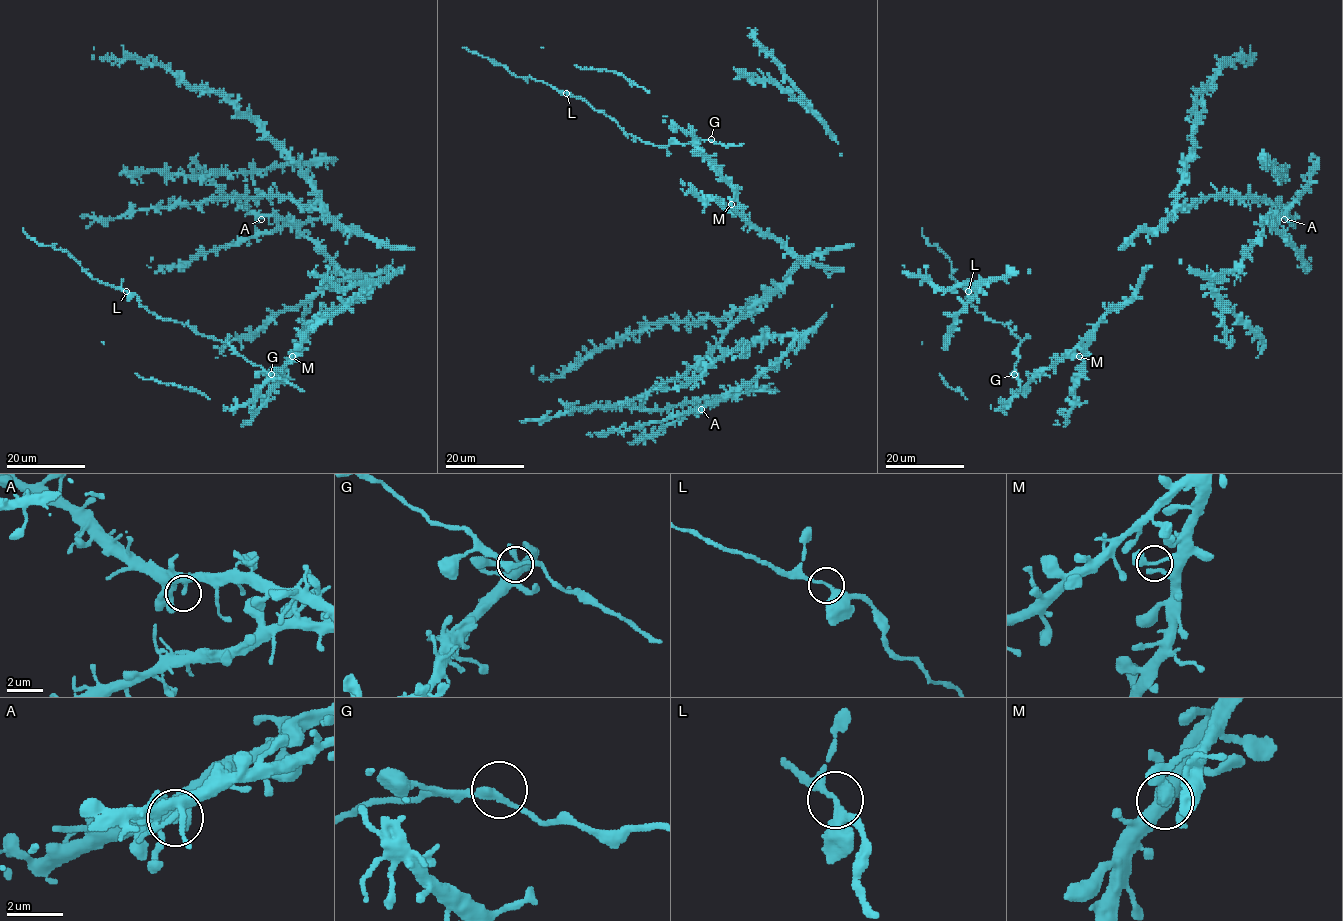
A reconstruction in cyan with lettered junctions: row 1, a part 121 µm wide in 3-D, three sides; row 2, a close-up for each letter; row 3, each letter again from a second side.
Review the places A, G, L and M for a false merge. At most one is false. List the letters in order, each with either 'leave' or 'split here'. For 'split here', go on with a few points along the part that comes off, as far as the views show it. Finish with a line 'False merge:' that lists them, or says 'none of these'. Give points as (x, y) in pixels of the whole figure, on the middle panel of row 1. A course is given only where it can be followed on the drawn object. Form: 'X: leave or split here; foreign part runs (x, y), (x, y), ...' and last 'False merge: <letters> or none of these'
A: leave
G: leave
L: leave
M: leave
False merge: none of these

